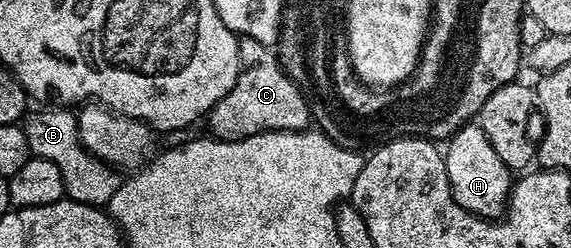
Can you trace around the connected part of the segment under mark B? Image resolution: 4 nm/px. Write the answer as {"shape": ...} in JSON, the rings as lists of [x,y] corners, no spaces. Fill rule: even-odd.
{"shape":[[[66,108],[40,110],[42,111],[34,114],[29,113],[22,126],[31,155],[35,159],[50,161],[59,167],[67,199],[94,207],[109,205],[121,184],[121,175],[111,165],[95,159],[83,147],[79,141],[77,117],[73,111]]]}

